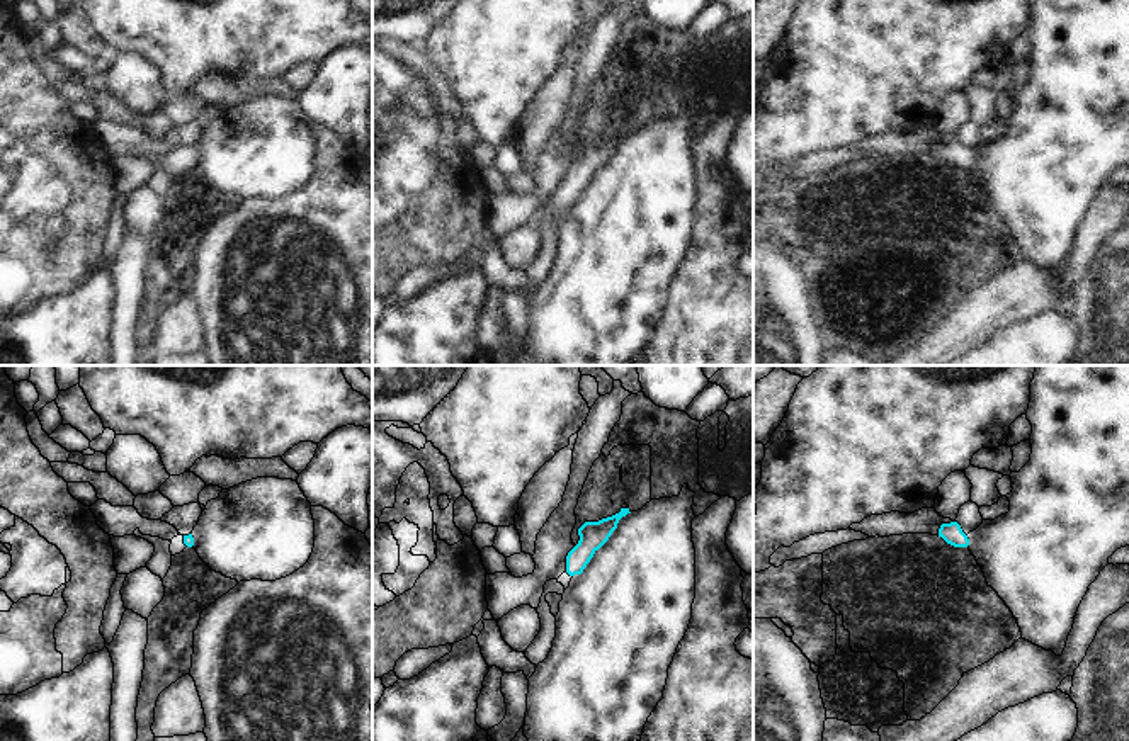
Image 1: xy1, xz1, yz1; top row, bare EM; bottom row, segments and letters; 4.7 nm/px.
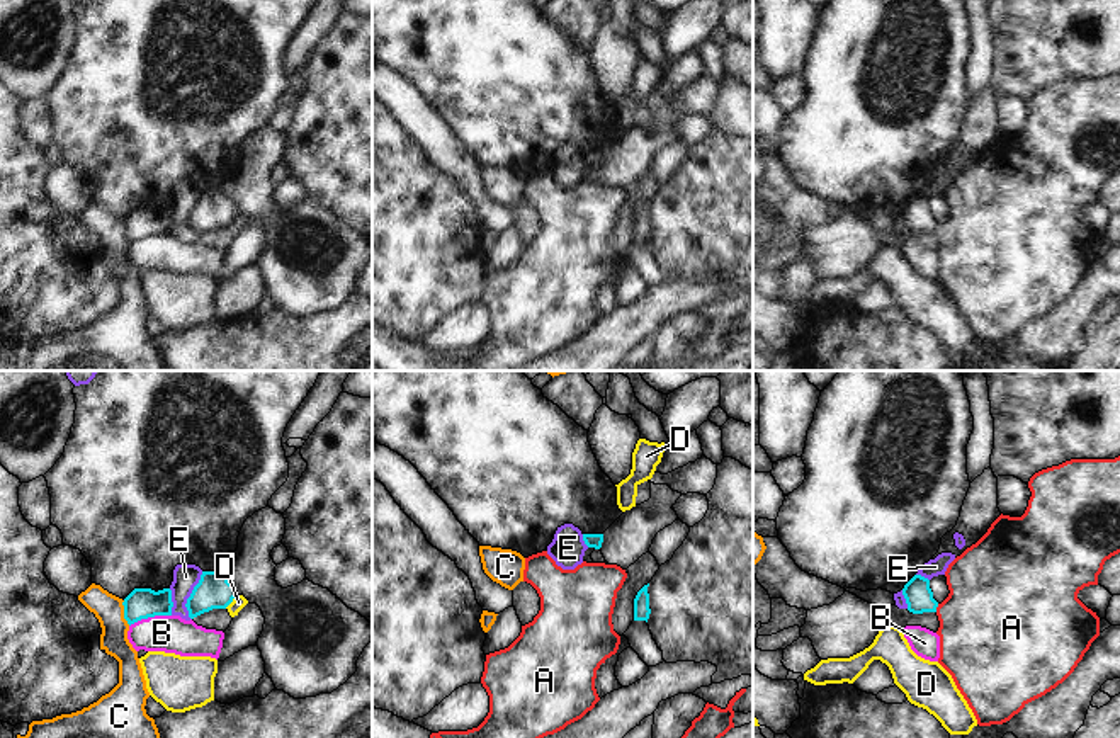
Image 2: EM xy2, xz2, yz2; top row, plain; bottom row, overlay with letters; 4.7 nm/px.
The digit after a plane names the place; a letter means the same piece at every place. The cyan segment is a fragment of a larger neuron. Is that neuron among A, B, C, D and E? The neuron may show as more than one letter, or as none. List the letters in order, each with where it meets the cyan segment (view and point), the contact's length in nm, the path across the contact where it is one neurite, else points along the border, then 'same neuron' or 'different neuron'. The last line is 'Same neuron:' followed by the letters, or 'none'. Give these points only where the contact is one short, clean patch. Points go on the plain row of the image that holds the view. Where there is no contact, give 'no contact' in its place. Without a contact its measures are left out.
A: meets cyan in yz2 at (937, 225); contact 40 nm long; different neuron
B: meets cyan in xy2 at (150, 235); contact 200 nm long; border along xy2 (170, 233), (141, 237), (130, 245); different neuron
C: meets cyan in xy2 at (124, 232); contact 120 nm long; border along xy2 (123, 220), (123, 237), (130, 244); different neuron
D: meets cyan in xy2 at (231, 220); contact 90 nm long; border along xy2 (237, 213), (225, 227); different neuron
E: meets cyan in xy2 at (191, 215); contact 240 nm long; border along xy2 (203, 191), (186, 223), (189, 237); different neuron
Same neuron: none

